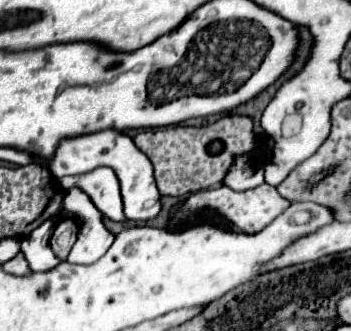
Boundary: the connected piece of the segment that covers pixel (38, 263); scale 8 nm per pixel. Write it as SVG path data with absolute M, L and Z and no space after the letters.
M47 220L41 226L37 226L29 236L23 238L23 246L27 246L25 254L29 260L29 268L33 272L45 272L45 270L57 266L57 262L59 262L59 258L53 254L51 246L49 246L51 232L53 232L53 220Z

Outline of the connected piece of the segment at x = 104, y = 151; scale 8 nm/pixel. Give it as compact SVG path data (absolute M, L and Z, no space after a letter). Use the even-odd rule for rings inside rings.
M95 132L93 136L77 136L77 140L63 140L61 148L57 148L53 160L49 162L53 176L77 176L91 172L99 166L109 166L117 174L121 182L121 194L125 200L125 214L129 220L145 222L159 214L161 210L161 194L155 186L153 166L145 154L137 150L133 140L121 132Z

